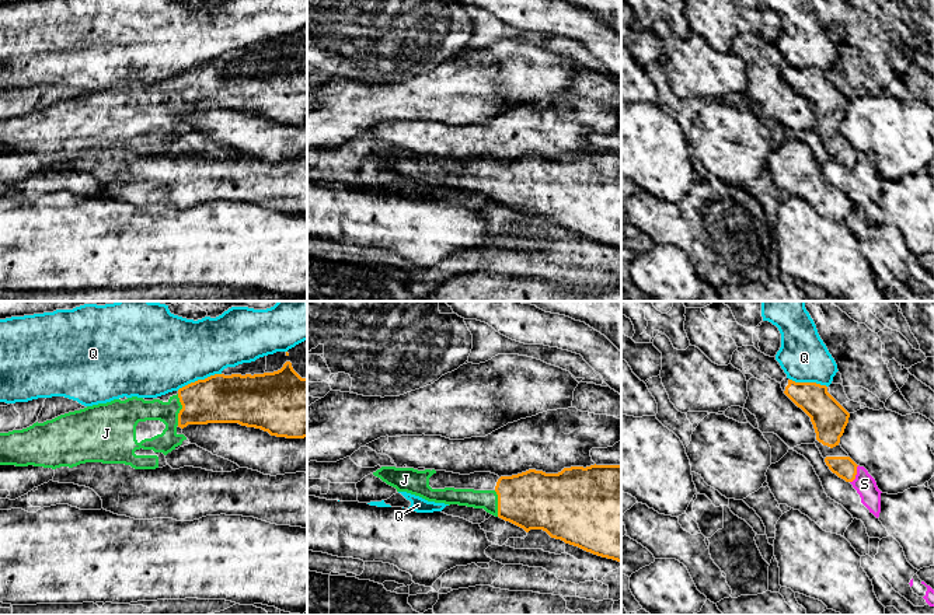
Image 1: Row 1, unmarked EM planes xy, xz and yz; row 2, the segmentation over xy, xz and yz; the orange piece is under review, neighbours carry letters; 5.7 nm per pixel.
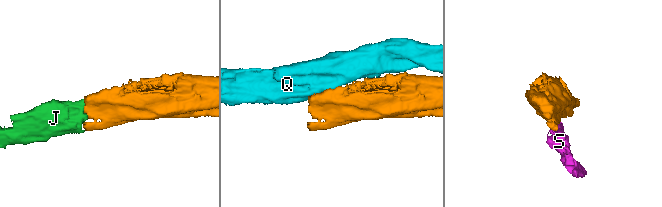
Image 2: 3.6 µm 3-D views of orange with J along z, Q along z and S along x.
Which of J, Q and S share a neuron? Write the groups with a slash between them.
J / Q / S

